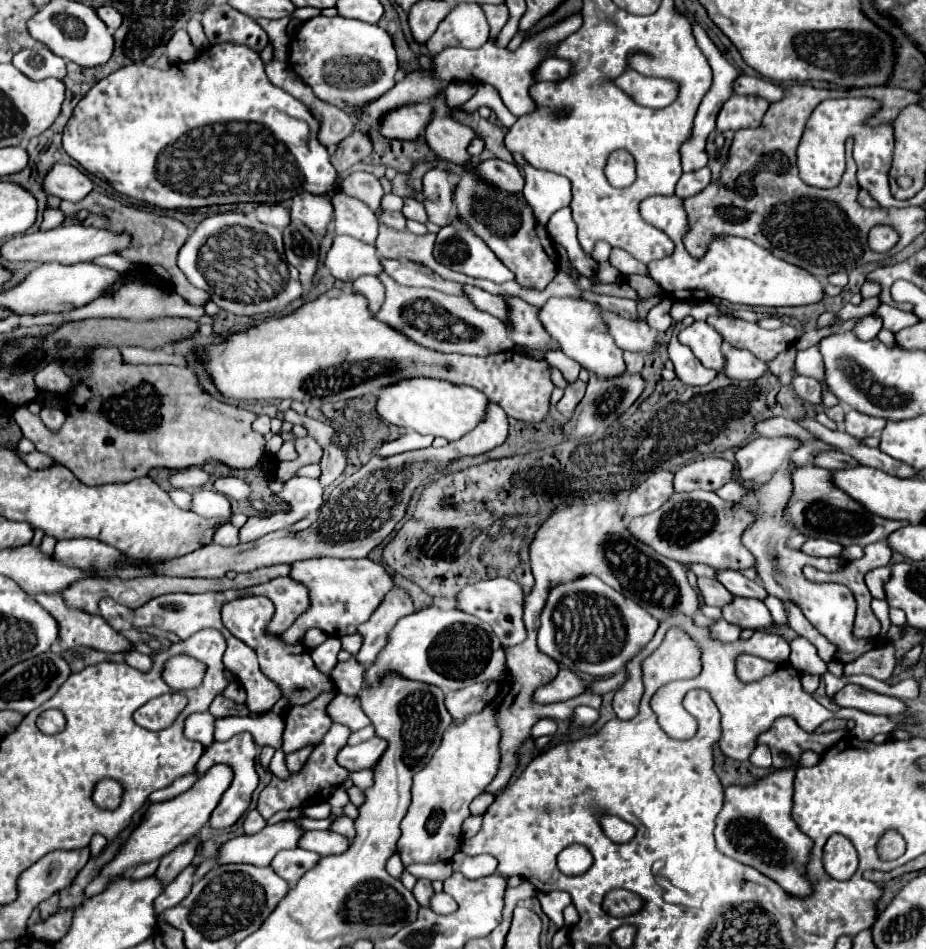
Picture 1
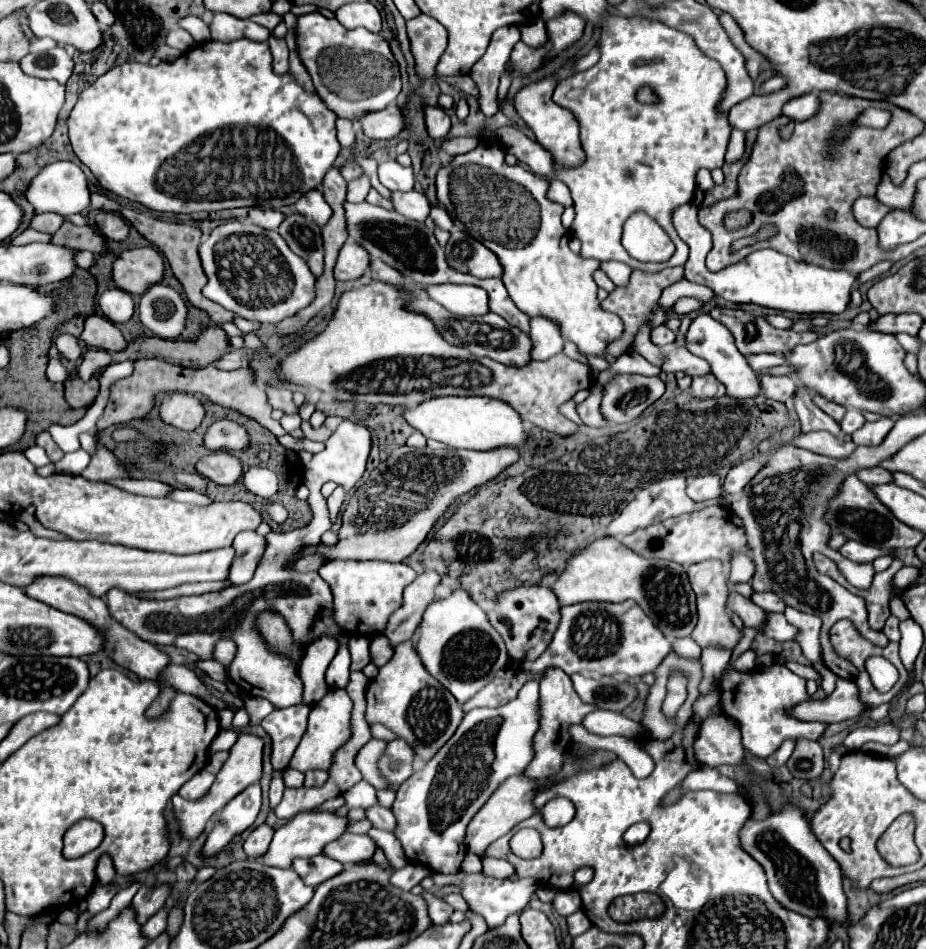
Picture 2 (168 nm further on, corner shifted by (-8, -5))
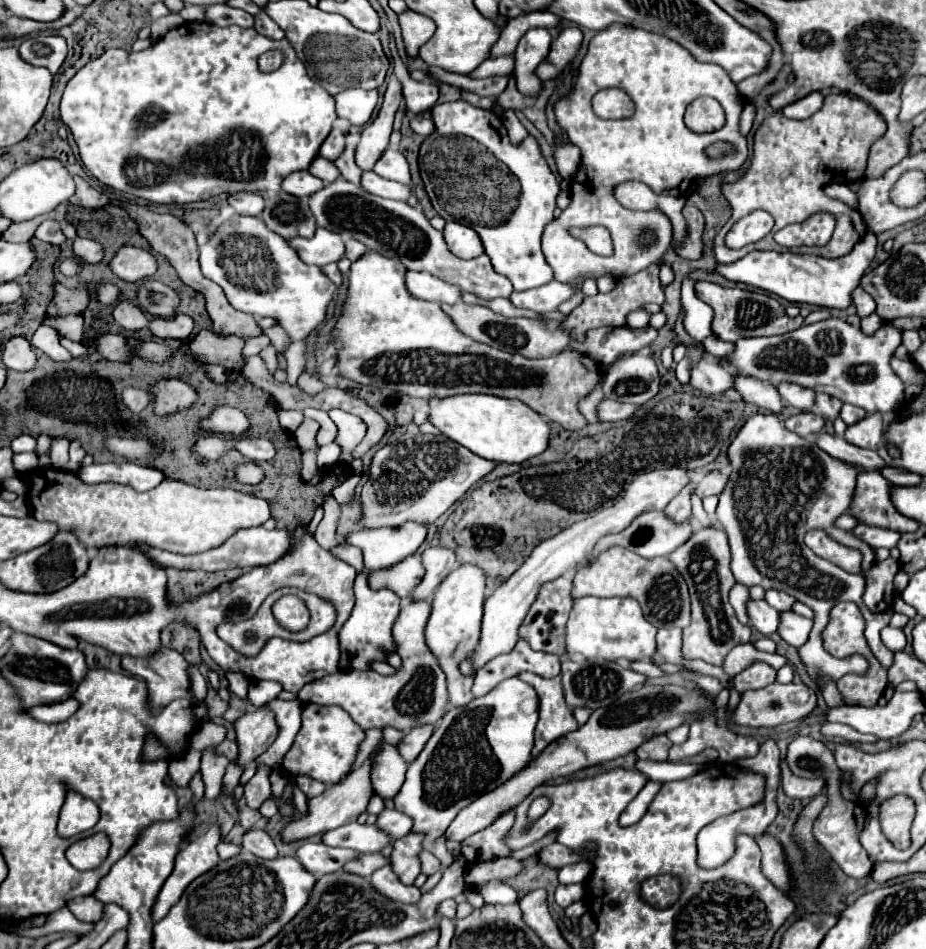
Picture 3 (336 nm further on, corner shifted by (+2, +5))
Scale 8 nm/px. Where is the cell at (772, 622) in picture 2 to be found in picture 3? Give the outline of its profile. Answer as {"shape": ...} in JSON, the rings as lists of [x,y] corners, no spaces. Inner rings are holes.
{"shape":[[[780,612],[780,624],[778,634],[782,640],[786,640],[790,646],[802,646],[808,640],[812,628],[812,620],[798,616],[794,612]]]}

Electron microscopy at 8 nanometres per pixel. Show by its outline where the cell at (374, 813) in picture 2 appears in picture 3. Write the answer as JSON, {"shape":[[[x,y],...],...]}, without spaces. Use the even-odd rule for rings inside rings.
{"shape":[[[384,808],[380,814],[378,814],[378,820],[376,820],[376,826],[382,828],[388,836],[392,836],[394,840],[406,836],[410,832],[410,818],[398,810],[388,810]]]}

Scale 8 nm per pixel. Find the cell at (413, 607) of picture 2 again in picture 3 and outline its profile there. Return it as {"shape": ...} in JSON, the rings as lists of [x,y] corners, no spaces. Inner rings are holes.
{"shape":[[[432,546],[422,552],[422,566],[426,574],[422,576],[420,584],[410,592],[410,600],[430,600],[442,578],[454,568],[456,558],[452,550]]]}

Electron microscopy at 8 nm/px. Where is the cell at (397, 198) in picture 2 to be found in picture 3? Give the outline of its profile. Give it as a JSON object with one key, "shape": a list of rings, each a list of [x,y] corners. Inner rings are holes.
{"shape":[[[376,172],[362,174],[362,188],[366,188],[374,196],[390,198],[390,200],[404,200],[406,202],[412,196],[412,188],[408,184],[380,178]]]}

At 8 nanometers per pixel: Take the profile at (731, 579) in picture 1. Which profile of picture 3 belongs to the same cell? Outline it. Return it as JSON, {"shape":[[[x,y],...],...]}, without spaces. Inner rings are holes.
{"shape":[[[766,590],[764,600],[766,600],[772,608],[776,608],[778,612],[782,612],[782,610],[790,610],[790,606],[794,604],[794,598],[790,598],[788,594],[782,594],[780,590]]]}

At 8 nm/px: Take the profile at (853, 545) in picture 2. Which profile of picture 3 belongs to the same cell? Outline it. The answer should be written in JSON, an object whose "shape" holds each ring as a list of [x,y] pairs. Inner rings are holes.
{"shape":[[[860,524],[852,530],[852,534],[856,538],[860,538],[862,542],[866,542],[868,546],[872,546],[874,550],[876,548],[892,550],[896,546],[898,538],[900,538],[900,534],[894,532],[894,530],[882,530],[882,528],[876,528],[876,526],[860,526]]]}

